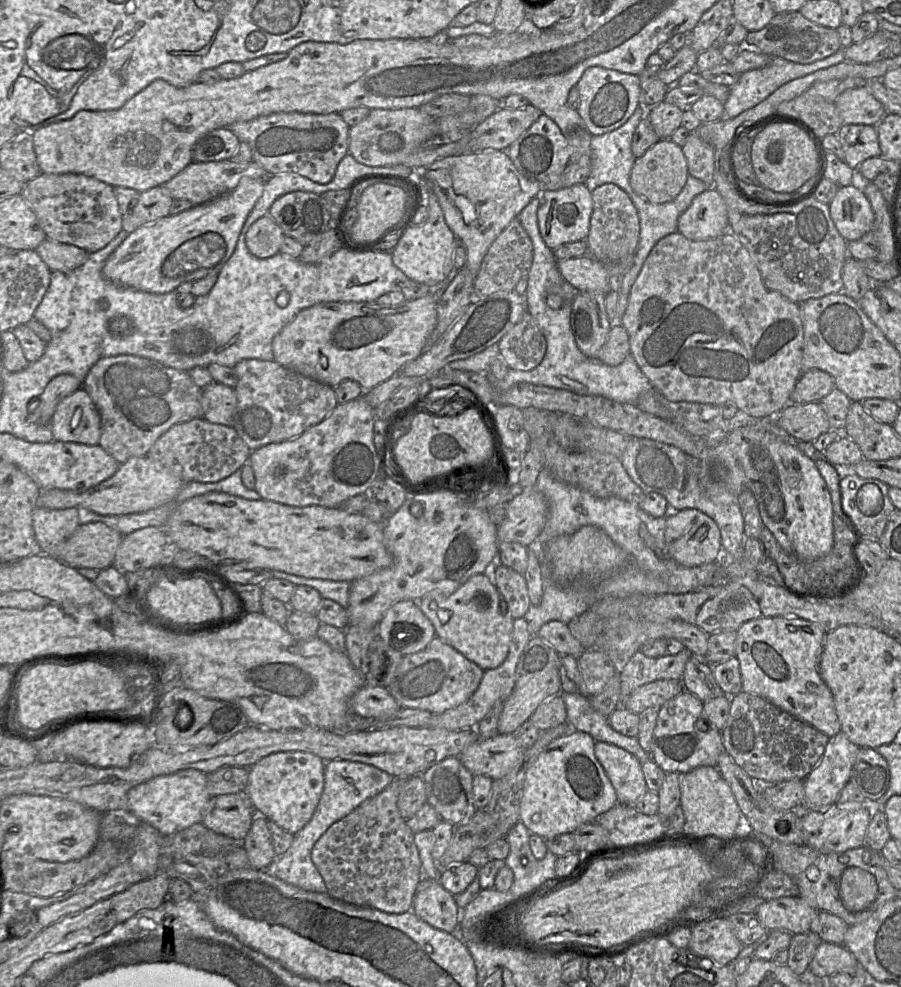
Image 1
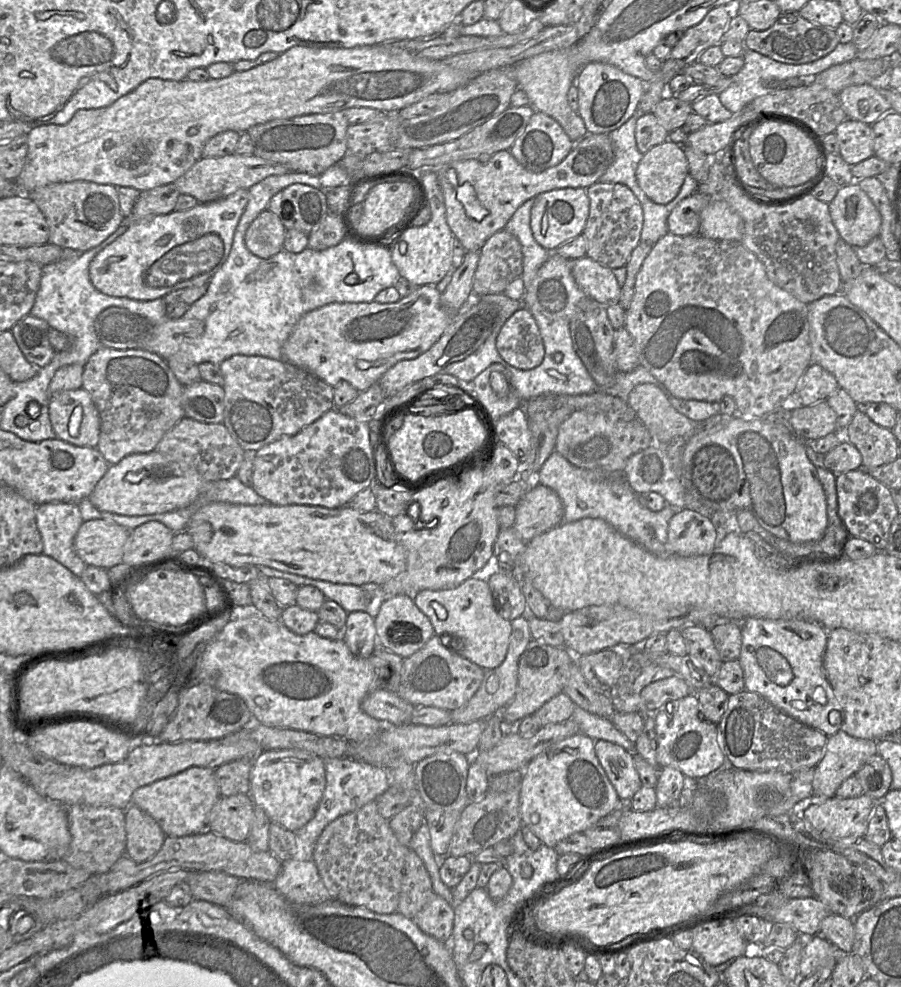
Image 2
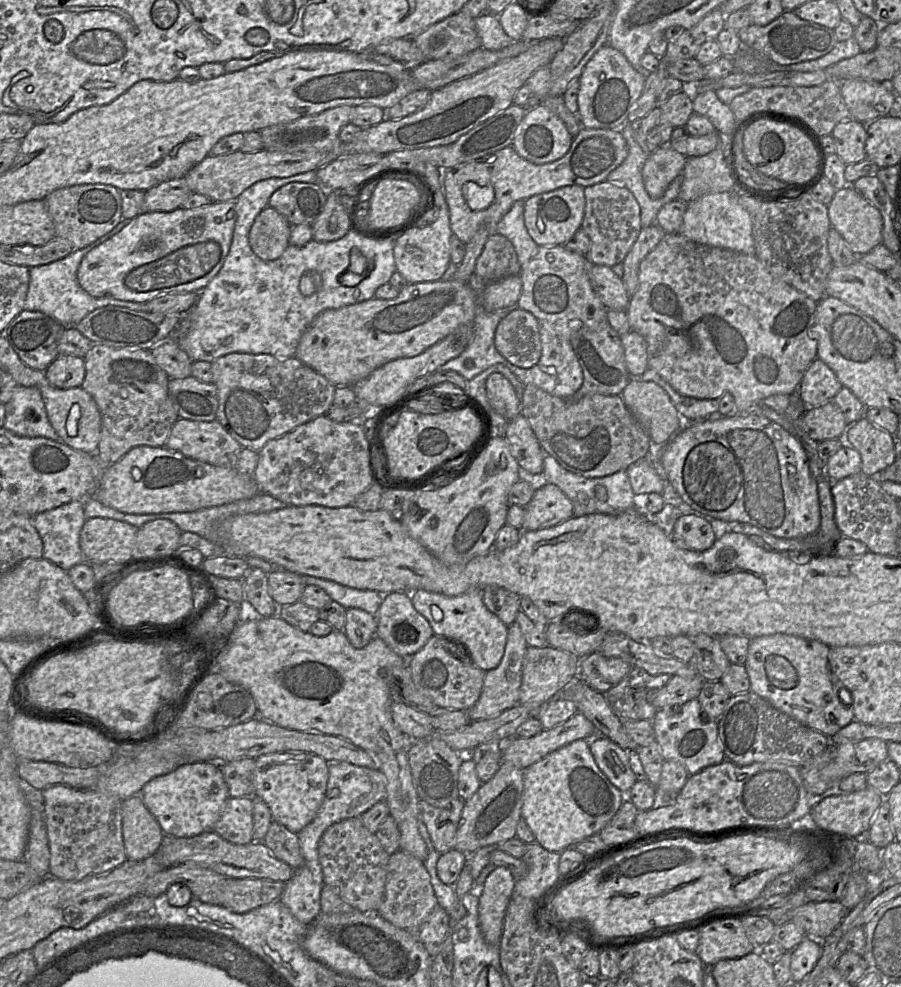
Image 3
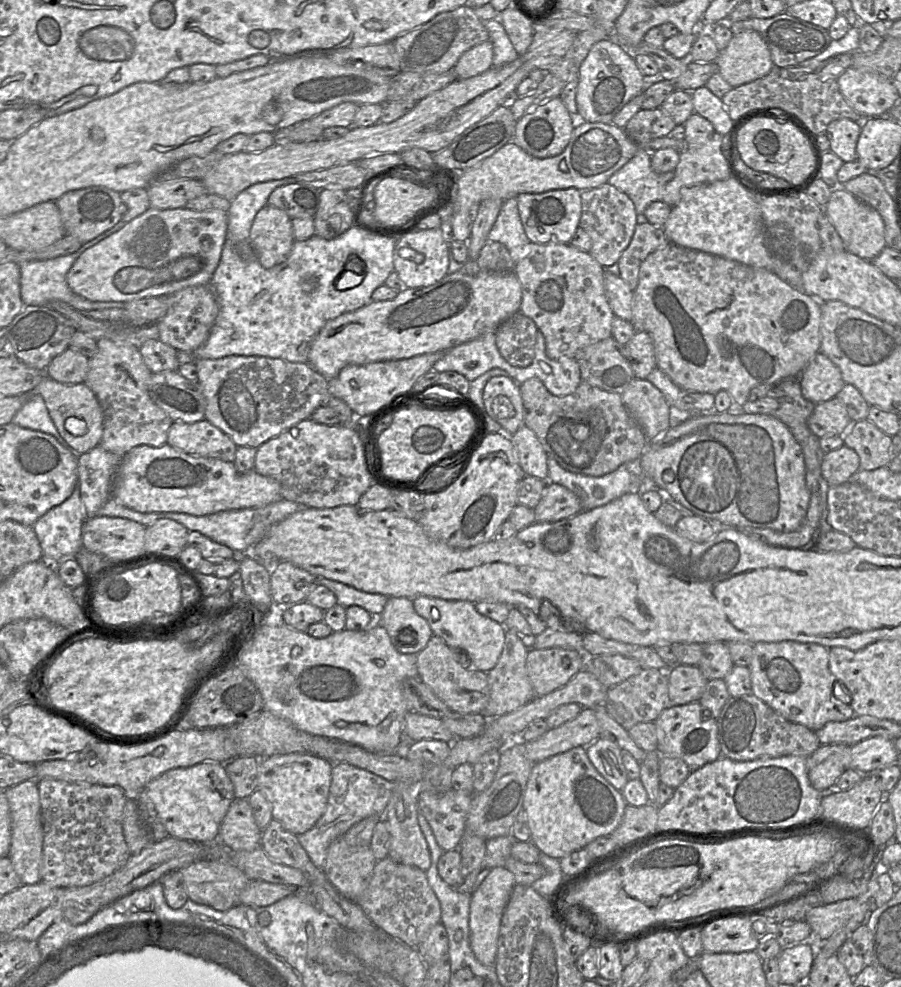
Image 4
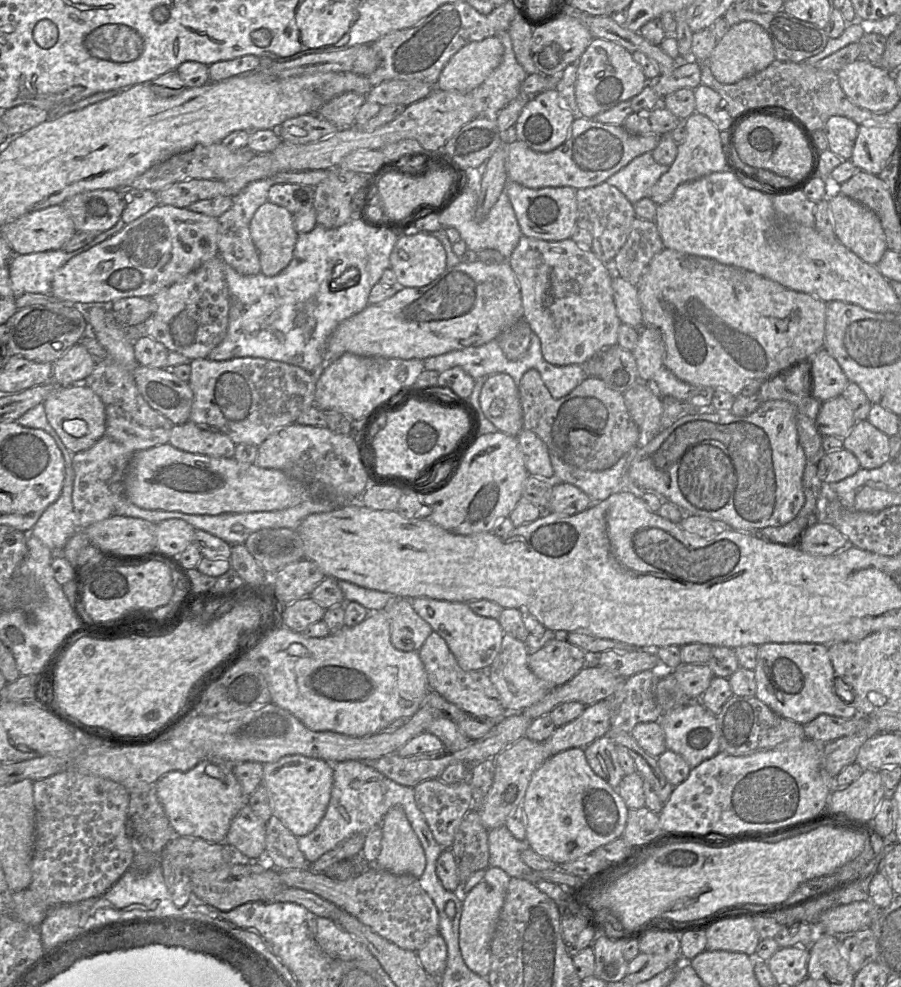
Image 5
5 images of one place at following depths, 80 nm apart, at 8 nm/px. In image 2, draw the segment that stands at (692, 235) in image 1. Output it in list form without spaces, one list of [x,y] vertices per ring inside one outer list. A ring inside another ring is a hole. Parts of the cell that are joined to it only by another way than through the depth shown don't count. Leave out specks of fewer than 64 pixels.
[[[696,191],[681,200],[668,216],[668,232],[679,236],[698,234],[700,213],[711,198],[712,196]]]

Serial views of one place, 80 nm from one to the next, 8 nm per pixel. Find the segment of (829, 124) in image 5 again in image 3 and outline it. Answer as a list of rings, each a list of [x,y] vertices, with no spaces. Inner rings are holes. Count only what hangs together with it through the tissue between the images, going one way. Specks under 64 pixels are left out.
[[[855,119],[839,122],[831,135],[834,138],[836,154],[846,164],[855,164],[866,159],[866,125]]]

